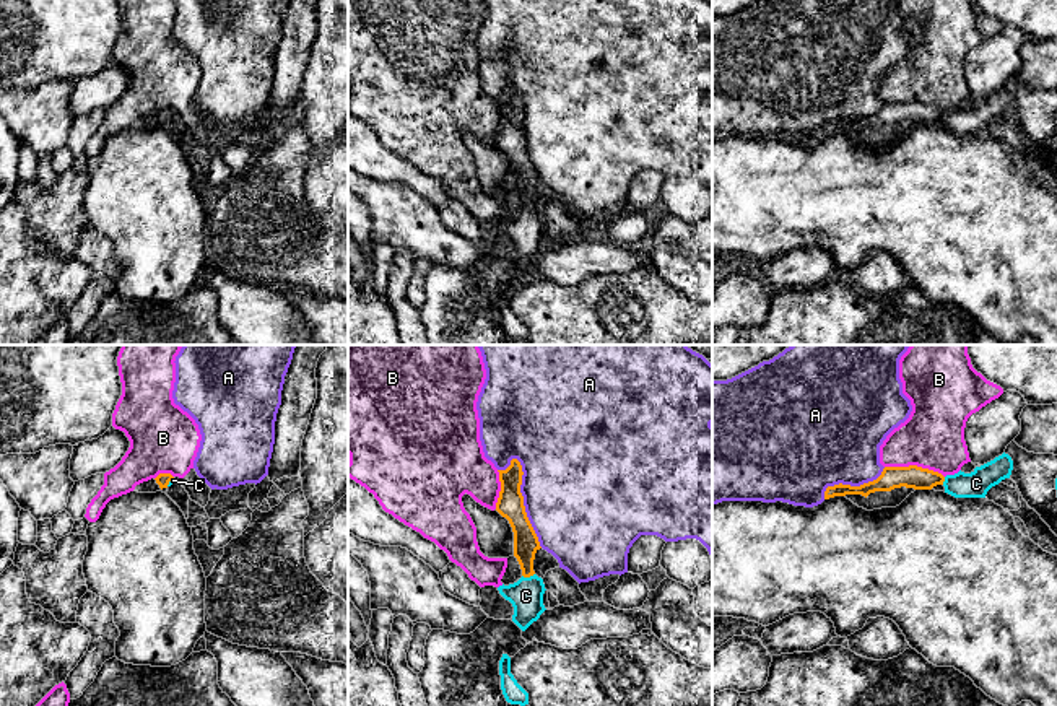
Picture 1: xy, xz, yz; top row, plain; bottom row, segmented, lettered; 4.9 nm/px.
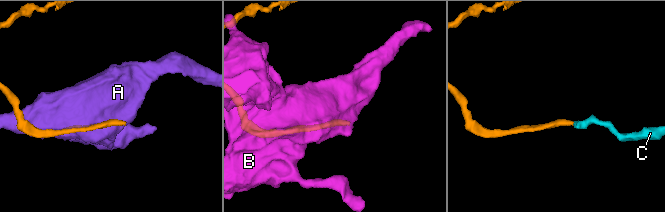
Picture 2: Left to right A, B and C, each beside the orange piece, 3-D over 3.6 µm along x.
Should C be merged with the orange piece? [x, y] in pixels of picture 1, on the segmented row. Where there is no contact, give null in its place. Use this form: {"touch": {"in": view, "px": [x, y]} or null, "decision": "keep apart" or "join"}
{"touch": {"in": "xz", "px": [527, 576]}, "decision": "join"}

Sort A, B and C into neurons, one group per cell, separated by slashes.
A / B / C

